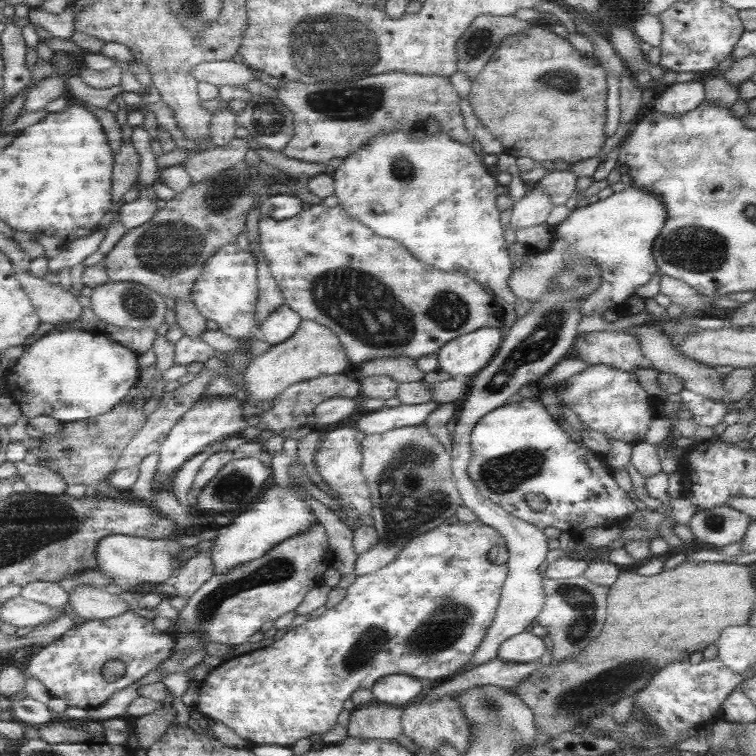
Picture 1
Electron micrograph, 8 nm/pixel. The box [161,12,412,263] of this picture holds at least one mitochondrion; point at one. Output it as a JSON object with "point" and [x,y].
{"point":[363,100]}

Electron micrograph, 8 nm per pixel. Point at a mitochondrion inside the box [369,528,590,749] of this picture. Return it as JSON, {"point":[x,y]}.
{"point":[448,623]}

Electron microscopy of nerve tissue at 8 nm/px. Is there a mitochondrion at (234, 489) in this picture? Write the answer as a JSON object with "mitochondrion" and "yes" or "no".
{"mitochondrion":"yes"}

